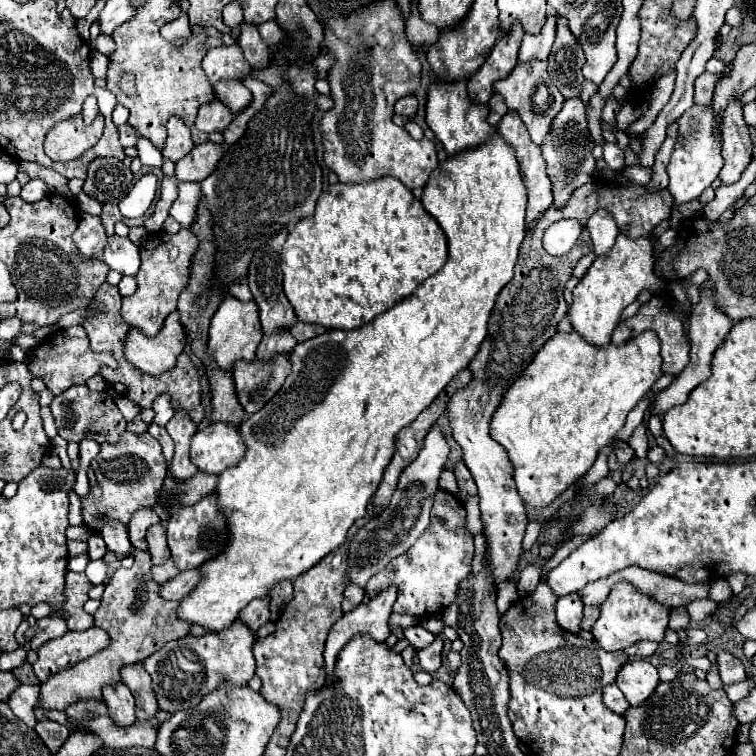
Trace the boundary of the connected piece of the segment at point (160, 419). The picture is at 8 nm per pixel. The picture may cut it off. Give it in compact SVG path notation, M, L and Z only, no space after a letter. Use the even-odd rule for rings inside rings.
M158 396L158 400L154 402L154 412L156 412L154 422L158 426L166 426L168 420L174 416L174 410L170 408L170 398L168 396Z

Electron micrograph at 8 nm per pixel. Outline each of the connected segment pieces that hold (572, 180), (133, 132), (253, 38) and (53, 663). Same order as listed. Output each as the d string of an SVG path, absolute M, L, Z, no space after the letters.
M566 98L562 104L562 110L554 116L550 124L550 132L546 134L542 142L544 160L548 164L548 176L552 180L552 194L554 194L552 206L564 206L566 200L572 196L572 192L580 188L582 184L590 182L596 174L594 156L592 156L594 138L590 136L584 110L586 106L580 98Z
M130 124L120 126L118 132L120 132L120 140L122 140L122 146L124 146L124 148L126 148L126 146L136 146L136 144L138 144L140 134L138 134L138 130L132 128Z
M242 22L238 44L240 44L242 52L246 54L246 56L244 56L246 62L248 62L254 70L266 68L266 66L270 64L272 52L268 52L268 46L262 42L256 24L246 24L246 22Z
M96 626L84 632L66 632L66 636L42 644L42 650L38 650L38 662L34 664L34 672L40 682L44 682L50 674L66 670L80 660L90 658L92 654L104 650L108 644L108 632Z

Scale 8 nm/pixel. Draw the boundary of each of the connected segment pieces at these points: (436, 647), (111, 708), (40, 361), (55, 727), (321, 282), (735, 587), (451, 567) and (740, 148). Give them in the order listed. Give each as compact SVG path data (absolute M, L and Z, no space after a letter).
M436 638L430 646L422 648L418 652L418 660L420 660L420 666L426 670L426 672L436 672L442 664L442 638Z
M120 682L114 688L106 688L104 700L108 706L108 714L114 720L116 726L132 726L136 722L136 706L134 706L134 696L130 690Z
M72 326L72 328L60 328L56 332L52 332L50 336L46 336L42 340L40 346L36 346L32 352L28 352L26 356L28 368L34 376L44 378L46 388L52 390L54 396L62 394L64 390L68 390L72 384L86 384L86 380L94 374L98 374L100 366L106 364L110 368L118 368L116 358L110 352L92 352L88 346L88 336L84 332L82 326Z
M38 722L34 730L44 740L44 744L50 748L52 754L56 754L60 750L60 746L64 744L64 740L70 734L70 730L58 722Z
M384 176L360 184L338 182L320 194L314 214L302 218L288 234L282 262L284 294L300 322L354 330L410 296L428 276L444 266L446 258L448 244L442 228L398 178Z
M728 572L728 574L726 574L726 580L728 580L732 592L734 592L734 594L740 594L742 588L745 587L746 574L744 574L744 572L732 572L732 574Z
M436 492L432 522L430 528L418 538L418 544L410 552L394 558L370 584L366 586L366 596L376 596L382 588L390 584L398 586L398 600L394 602L394 612L410 614L414 618L430 618L448 608L458 592L460 580L464 580L472 570L474 542L472 536L464 530L466 508L450 492Z
M734 100L734 104L728 104L724 114L722 156L724 156L724 168L720 170L722 184L738 182L744 168L752 160L752 140L742 116L740 100Z

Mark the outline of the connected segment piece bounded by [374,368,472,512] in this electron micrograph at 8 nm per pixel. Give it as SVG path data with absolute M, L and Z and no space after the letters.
M468 368L458 372L458 376L454 376L454 380L448 384L448 388L442 390L442 396L438 396L438 400L434 400L434 404L430 404L430 408L426 408L426 412L418 414L418 418L410 426L406 426L402 432L398 432L394 458L390 460L390 464L382 476L382 482L378 486L378 492L374 496L374 512L378 512L378 508L382 508L382 504L386 504L386 500L390 500L390 496L394 492L394 484L398 482L402 468L406 468L406 464L410 464L416 458L416 454L422 448L424 436L432 428L432 424L442 416L452 394L470 382L472 382L472 372Z

